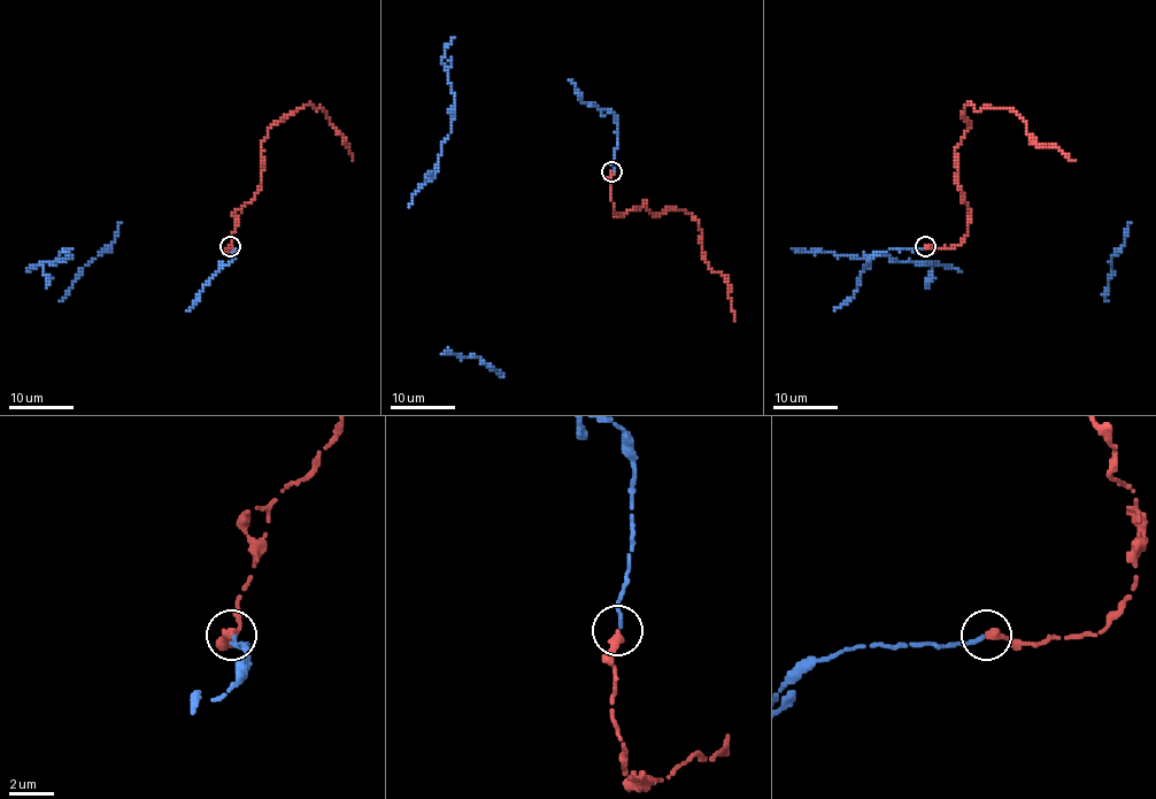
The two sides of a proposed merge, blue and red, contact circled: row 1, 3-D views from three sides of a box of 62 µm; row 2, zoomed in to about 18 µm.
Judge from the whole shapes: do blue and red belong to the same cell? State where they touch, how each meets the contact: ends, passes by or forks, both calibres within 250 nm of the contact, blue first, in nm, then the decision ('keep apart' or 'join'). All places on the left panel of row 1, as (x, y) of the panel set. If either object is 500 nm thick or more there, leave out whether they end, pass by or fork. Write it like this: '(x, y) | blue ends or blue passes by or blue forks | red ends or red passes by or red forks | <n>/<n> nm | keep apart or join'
(230, 246) | blue ends | red ends | 180/360 nm | join

